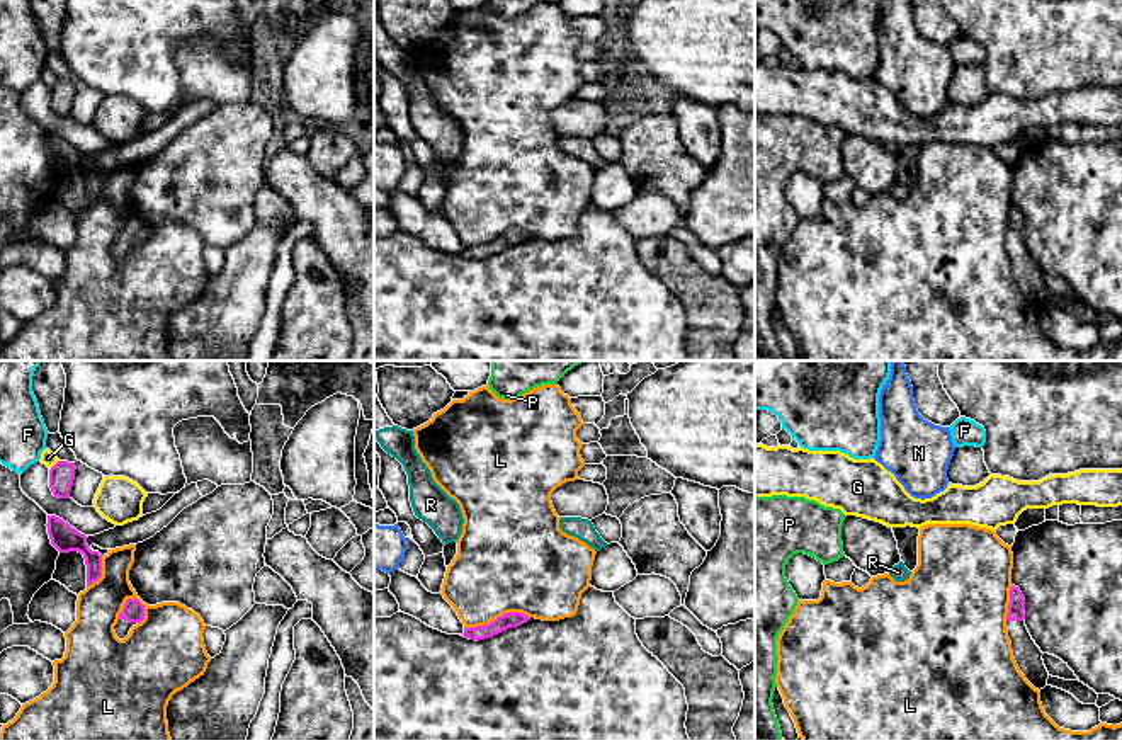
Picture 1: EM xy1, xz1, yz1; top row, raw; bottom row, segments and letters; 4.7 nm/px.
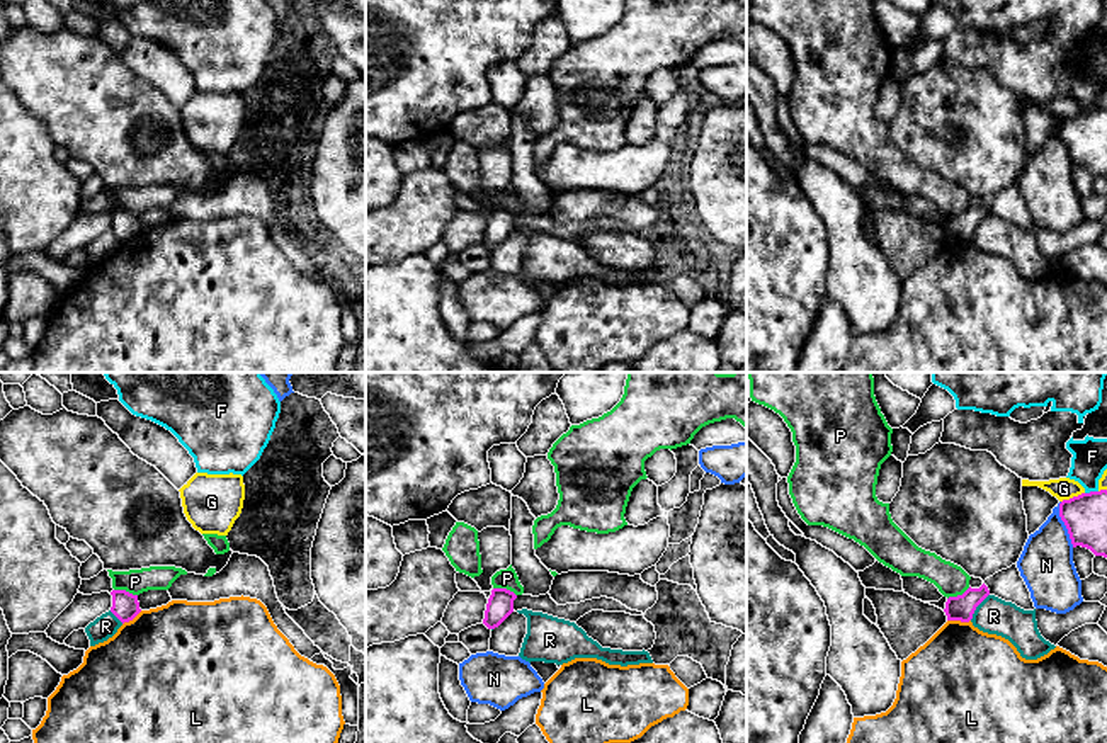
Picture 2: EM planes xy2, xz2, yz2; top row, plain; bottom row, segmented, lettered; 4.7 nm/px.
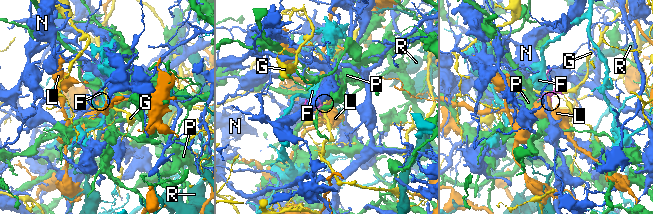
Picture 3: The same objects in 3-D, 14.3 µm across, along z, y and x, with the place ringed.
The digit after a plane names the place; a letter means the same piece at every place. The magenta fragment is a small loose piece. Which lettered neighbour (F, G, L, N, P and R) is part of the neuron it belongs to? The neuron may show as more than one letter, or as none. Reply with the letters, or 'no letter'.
no letter

